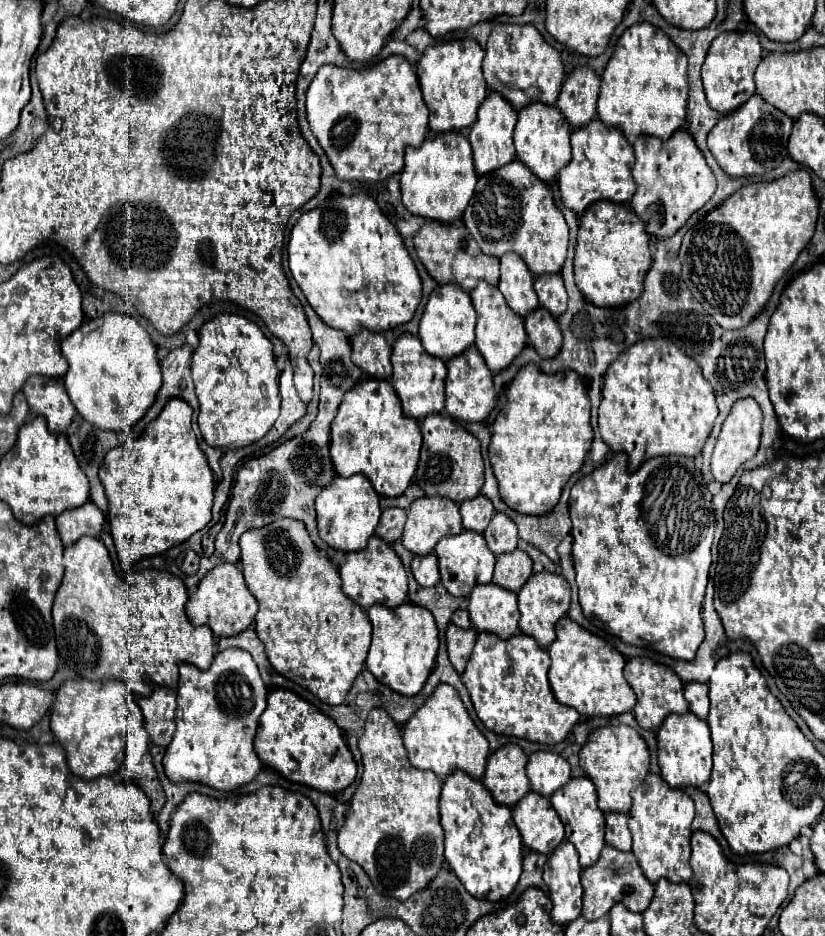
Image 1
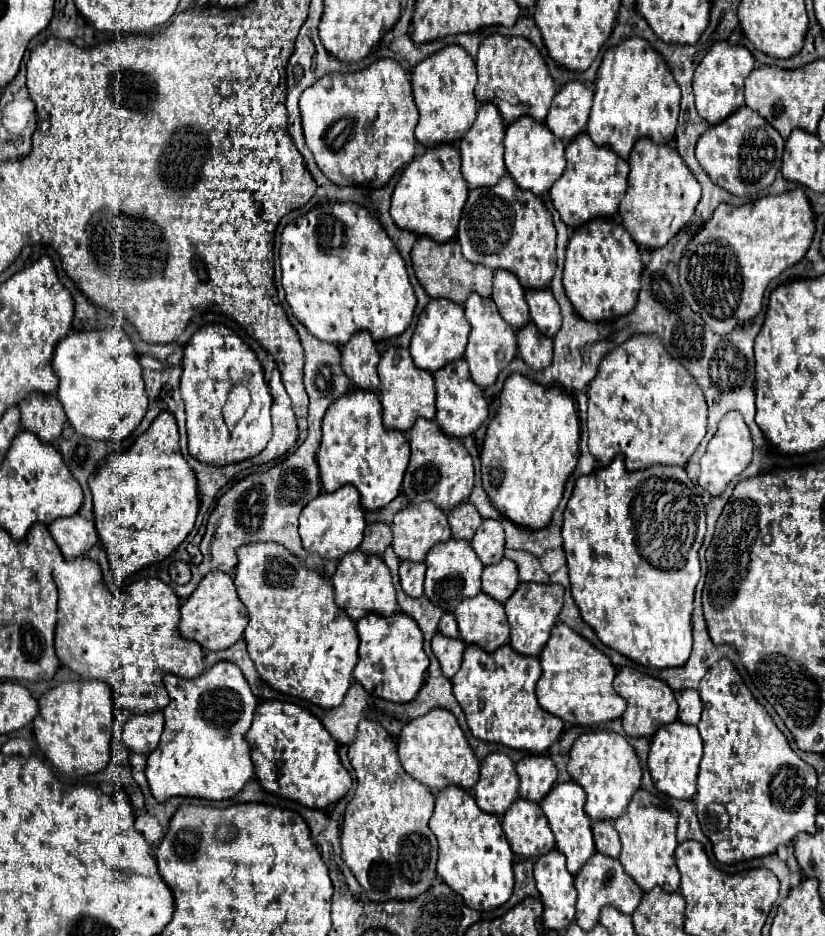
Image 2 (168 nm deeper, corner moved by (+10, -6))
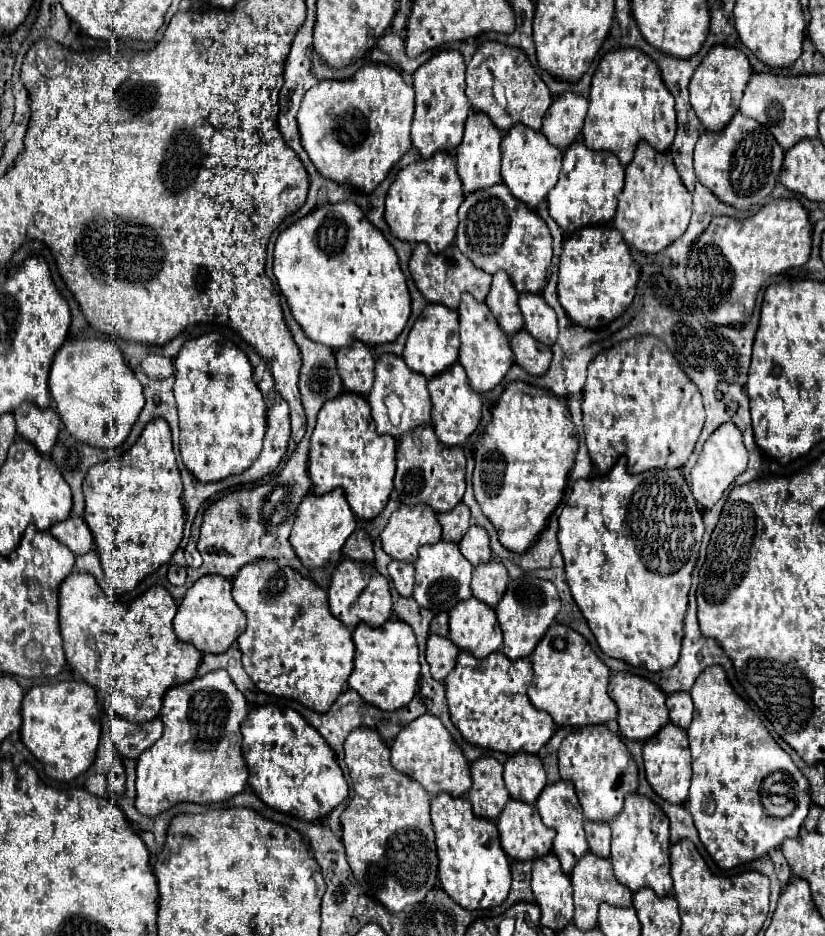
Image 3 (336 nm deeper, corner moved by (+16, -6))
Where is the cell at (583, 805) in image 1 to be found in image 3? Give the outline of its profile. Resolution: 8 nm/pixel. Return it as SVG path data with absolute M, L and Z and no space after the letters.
M558 780L554 784L548 784L544 788L544 792L538 796L536 808L538 808L540 816L542 816L542 822L548 828L554 828L556 830L552 852L558 856L558 860L562 864L562 870L566 874L570 874L572 868L576 866L576 862L588 852L586 834L584 834L584 816L582 816L582 808L578 804L578 798L576 798L576 790L572 788L572 784L568 784L564 780Z

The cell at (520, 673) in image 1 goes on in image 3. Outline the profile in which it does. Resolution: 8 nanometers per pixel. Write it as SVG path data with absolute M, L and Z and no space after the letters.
M460 652L456 660L456 668L446 676L444 686L446 686L446 700L448 700L448 710L454 726L460 730L466 742L482 746L482 748L492 748L506 752L508 756L516 752L526 752L526 754L538 754L538 750L552 738L554 734L554 722L548 716L548 712L540 712L532 706L528 700L528 686L532 682L532 662L528 658L524 660L508 660L502 652L492 652L484 660L474 658L470 652Z

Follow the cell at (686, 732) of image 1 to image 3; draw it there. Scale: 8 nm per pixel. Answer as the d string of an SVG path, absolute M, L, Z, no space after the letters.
M666 724L656 736L644 742L644 768L646 780L650 782L652 790L672 804L684 804L688 798L690 788L690 748L688 748L688 732L676 724Z

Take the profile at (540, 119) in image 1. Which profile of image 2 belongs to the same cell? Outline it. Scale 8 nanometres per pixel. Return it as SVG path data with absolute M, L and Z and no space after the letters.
M520 116L506 129L504 162L506 162L507 173L514 178L518 188L530 190L536 196L540 196L548 192L552 184L564 174L566 168L564 144L546 128L546 124L538 124L536 120L530 120L530 116Z

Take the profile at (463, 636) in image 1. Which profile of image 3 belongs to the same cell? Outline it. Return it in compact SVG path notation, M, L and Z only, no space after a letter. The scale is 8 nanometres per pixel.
M430 634L426 642L426 660L430 664L432 676L438 682L442 682L452 672L458 654L460 654L460 648L456 648L456 644L450 638Z

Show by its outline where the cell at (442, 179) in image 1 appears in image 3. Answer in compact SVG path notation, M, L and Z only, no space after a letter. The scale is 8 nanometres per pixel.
M436 152L430 160L418 160L404 166L386 194L384 218L390 232L408 242L426 242L432 252L442 252L454 242L458 226L458 208L464 200L462 182L456 174L456 160L448 152Z

